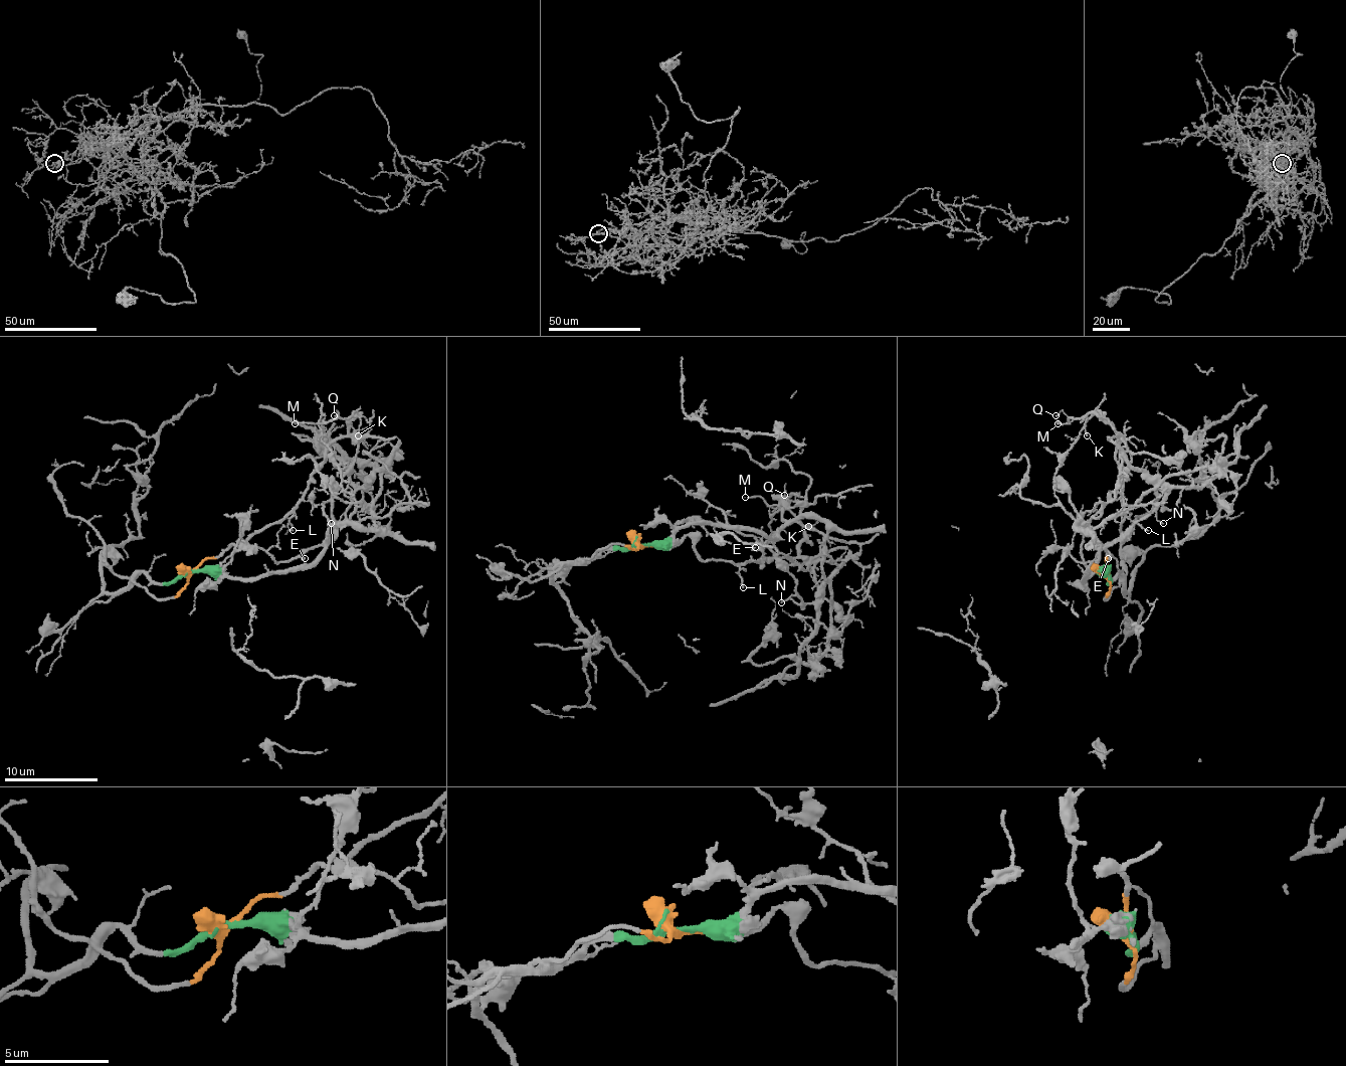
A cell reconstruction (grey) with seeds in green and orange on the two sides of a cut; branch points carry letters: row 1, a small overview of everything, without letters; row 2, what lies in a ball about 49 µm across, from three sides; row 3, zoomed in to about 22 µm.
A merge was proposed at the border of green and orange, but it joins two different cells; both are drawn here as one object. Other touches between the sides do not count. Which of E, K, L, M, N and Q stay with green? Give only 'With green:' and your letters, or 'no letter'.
With green: no letter

